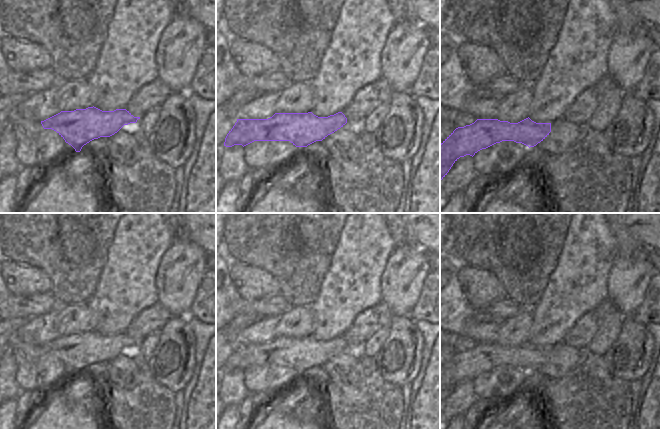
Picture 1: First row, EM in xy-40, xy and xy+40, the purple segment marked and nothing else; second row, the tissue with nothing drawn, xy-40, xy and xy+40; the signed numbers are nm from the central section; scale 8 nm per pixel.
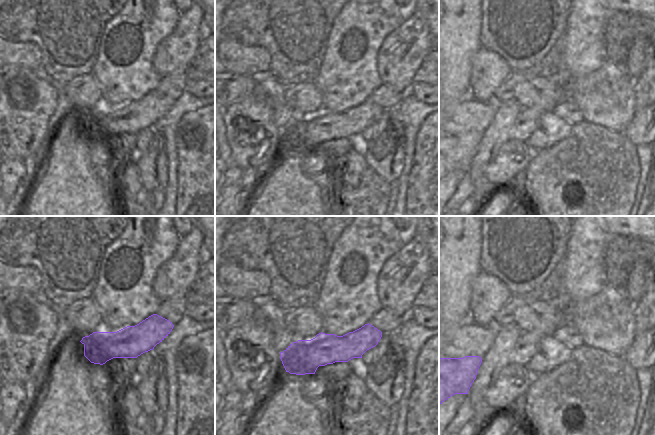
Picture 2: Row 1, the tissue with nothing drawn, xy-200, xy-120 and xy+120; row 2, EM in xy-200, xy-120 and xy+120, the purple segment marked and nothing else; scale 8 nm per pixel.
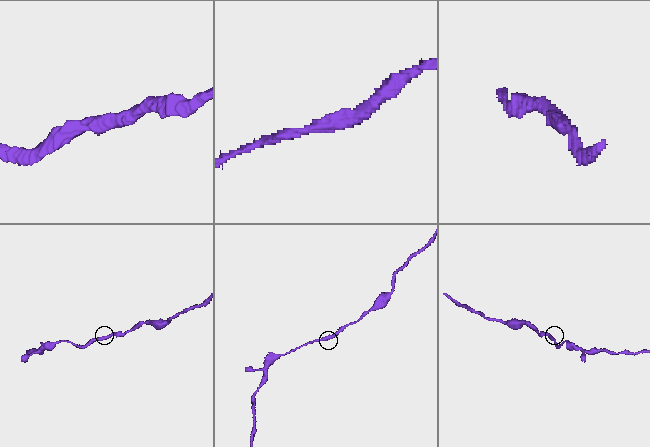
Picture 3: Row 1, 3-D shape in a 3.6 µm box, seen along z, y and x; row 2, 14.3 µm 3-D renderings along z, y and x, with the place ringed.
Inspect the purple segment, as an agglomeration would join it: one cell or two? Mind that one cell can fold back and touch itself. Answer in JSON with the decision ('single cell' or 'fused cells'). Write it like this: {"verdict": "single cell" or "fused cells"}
{"verdict": "single cell"}

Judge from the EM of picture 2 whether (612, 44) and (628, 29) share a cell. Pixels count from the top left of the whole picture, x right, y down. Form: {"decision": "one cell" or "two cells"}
{"decision": "one cell"}

